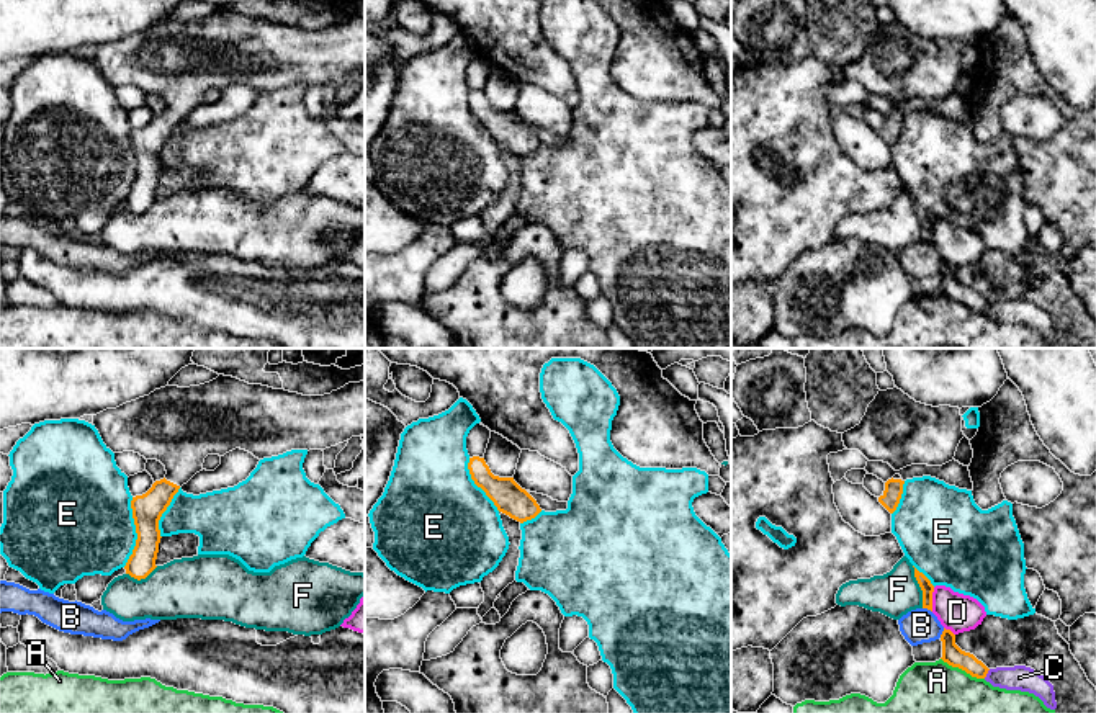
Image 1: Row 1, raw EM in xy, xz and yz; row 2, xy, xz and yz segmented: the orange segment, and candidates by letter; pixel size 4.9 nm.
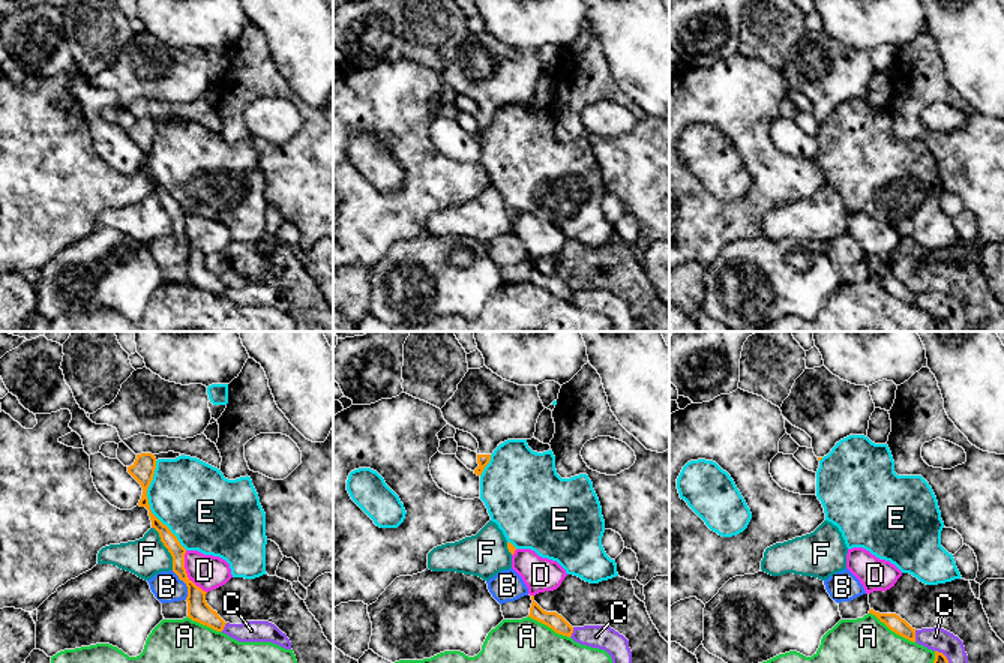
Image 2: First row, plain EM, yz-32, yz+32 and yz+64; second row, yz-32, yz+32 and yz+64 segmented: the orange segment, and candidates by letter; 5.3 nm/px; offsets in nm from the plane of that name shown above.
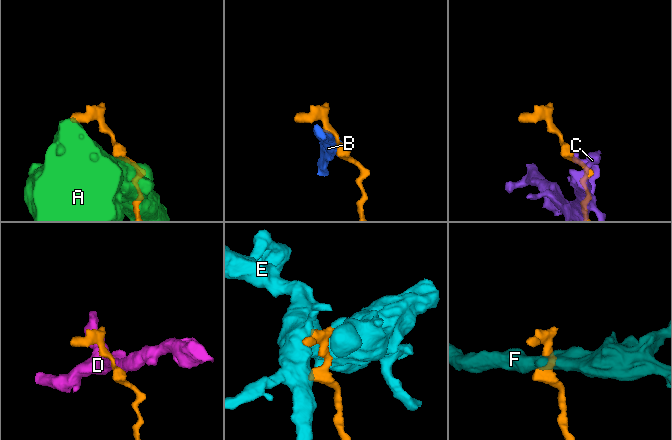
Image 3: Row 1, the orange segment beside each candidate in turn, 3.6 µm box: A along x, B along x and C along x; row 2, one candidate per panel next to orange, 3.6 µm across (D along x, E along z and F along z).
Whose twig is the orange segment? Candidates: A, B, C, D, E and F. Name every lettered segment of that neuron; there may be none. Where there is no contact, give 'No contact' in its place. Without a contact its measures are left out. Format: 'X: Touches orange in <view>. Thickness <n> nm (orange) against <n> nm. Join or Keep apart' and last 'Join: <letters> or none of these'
A: Touches orange in yz. Thickness 100 nm (orange) against 480 nm. Keep apart
B: Touches orange in yz. Thickness 60 nm (orange) against 170 nm. Keep apart
C: Touches orange in yz. Thickness 100 nm (orange) against 130 nm. Keep apart
D: Touches orange in yz. Thickness 60 nm (orange) against 190 nm. Keep apart
E: Touches orange in xy. Thickness 150 nm (orange) against 480 nm. Keep apart
F: Touches orange in yz. Thickness 60 nm (orange) against 220 nm. Keep apart
Join: none of these

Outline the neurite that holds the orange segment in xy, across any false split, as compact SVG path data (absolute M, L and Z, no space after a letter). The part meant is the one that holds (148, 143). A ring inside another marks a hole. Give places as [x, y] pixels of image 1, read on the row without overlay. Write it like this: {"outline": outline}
{"outline": "M232 10L190 21L165 20L149 29L93 49L93 59L113 87L134 85L165 100L165 111L131 134L136 180L124 203L141 214L157 200L160 177L159 154L178 123L203 105L208 88L224 90L240 82L255 92L272 92L291 83L326 83L365 67L365 15L348 16L324 29L303 29Z"}

